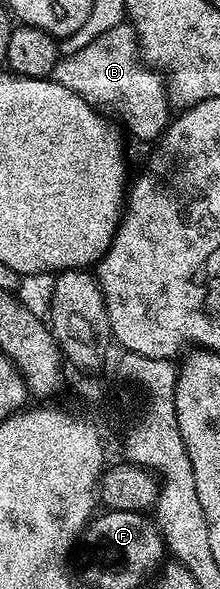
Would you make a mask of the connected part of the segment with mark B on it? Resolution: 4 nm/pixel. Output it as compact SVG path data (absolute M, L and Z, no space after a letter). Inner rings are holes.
M131 23L118 24L78 52L59 58L50 78L60 86L73 90L93 106L124 102L125 108L130 111L126 124L138 140L151 141L150 143L157 141L170 123L172 112L165 77L143 64L139 55L136 32Z

